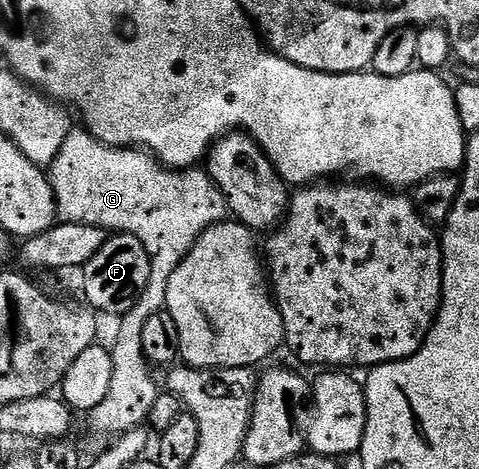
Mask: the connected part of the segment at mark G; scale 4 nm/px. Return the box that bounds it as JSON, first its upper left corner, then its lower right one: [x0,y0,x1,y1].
[48,129,227,437]

